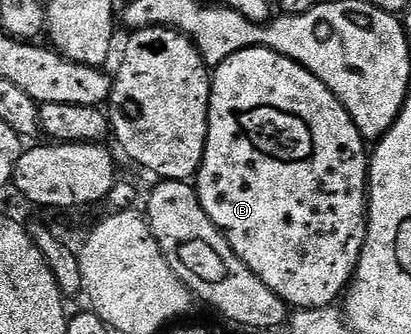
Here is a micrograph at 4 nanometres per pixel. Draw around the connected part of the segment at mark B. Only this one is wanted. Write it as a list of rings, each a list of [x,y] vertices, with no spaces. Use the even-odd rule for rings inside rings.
[[[264,46],[245,48],[229,56],[211,74],[211,99],[209,100],[209,128],[207,143],[203,153],[203,163],[199,166],[197,189],[201,208],[213,220],[213,224],[229,240],[229,248],[241,256],[251,273],[257,275],[288,307],[317,309],[334,306],[344,297],[345,291],[355,276],[355,269],[367,238],[367,204],[369,201],[369,150],[363,147],[365,140],[353,124],[349,112],[337,100],[337,96],[324,82],[317,80],[301,64],[289,60]]]

